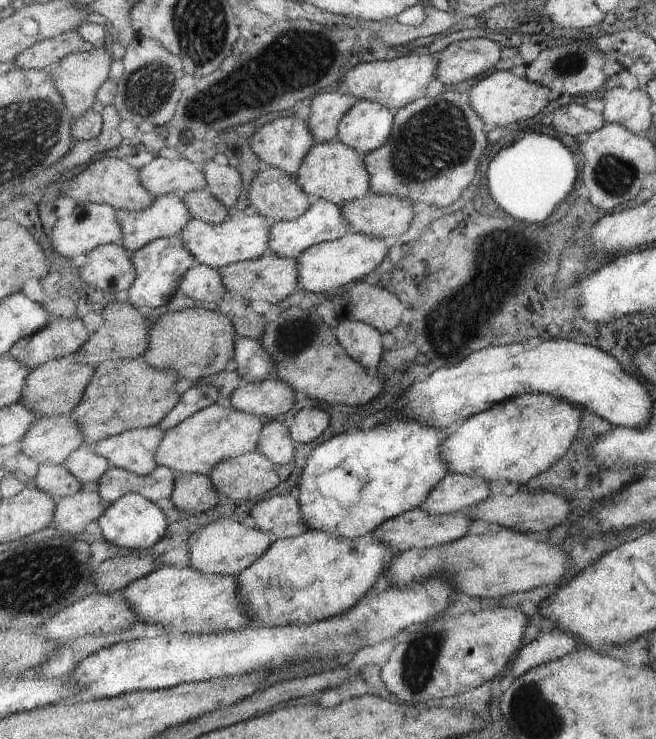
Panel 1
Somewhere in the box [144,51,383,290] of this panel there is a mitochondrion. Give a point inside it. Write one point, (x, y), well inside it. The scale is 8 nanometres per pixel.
(195, 97)

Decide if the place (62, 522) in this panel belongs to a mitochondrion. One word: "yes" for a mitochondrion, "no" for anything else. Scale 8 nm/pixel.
no

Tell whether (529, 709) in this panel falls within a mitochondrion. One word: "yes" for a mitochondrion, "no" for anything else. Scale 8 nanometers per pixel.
yes

